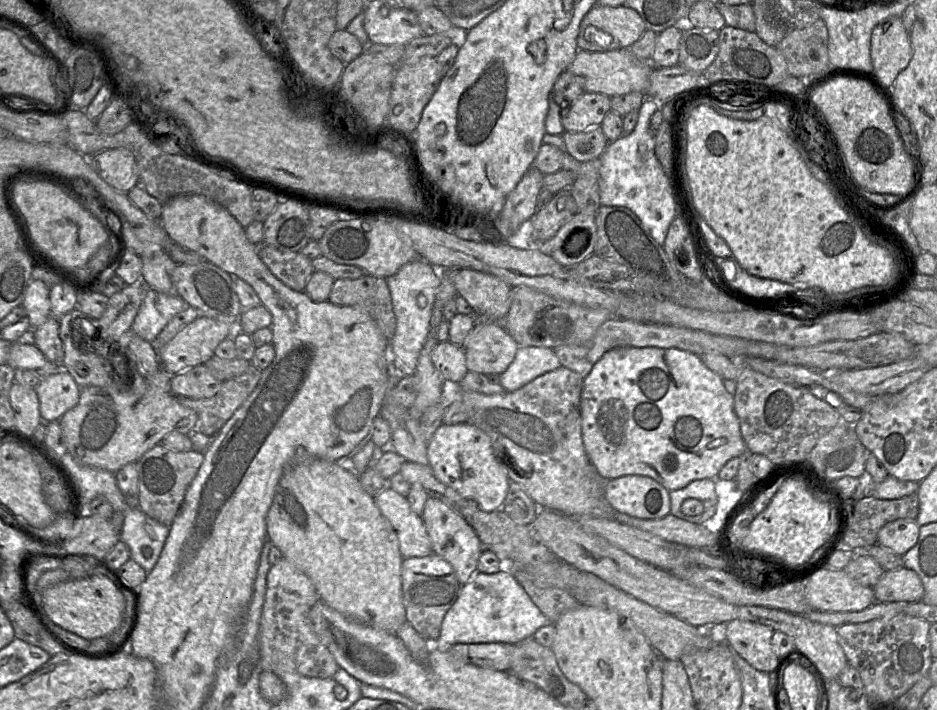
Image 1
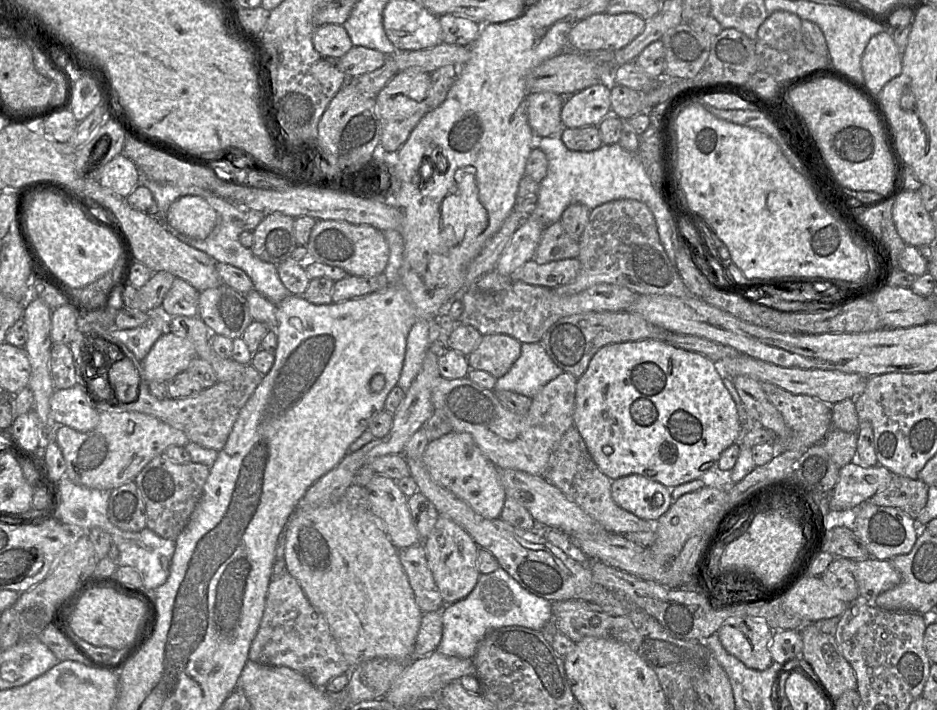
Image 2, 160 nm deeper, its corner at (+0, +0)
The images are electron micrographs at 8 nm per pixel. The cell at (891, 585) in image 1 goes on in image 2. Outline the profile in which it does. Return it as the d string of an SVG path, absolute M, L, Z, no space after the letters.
M870 557L853 562L855 578L860 598L875 605L875 599L901 582L901 574L890 560L878 560Z

